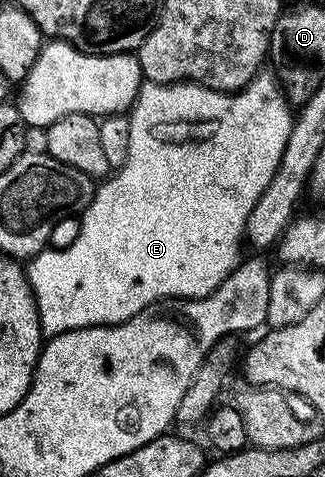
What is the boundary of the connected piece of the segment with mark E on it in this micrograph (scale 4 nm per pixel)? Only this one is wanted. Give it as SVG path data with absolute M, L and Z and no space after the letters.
M267 75L255 76L240 92L218 92L194 82L181 84L144 82L141 84L135 102L129 109L129 154L123 165L96 187L93 202L81 213L77 242L73 242L73 246L68 248L48 246L31 257L26 265L27 280L31 283L31 289L35 295L39 321L48 337L78 328L94 328L96 324L123 324L141 310L148 308L150 304L157 304L160 300L172 298L201 300L213 290L217 290L217 286L221 286L224 278L241 261L239 243L244 243L247 219L249 214L253 214L253 208L257 206L257 200L261 198L261 194L265 194L265 188L269 186L281 162L281 154L285 154L285 146L289 142L291 133L292 105L278 79L274 75Z

